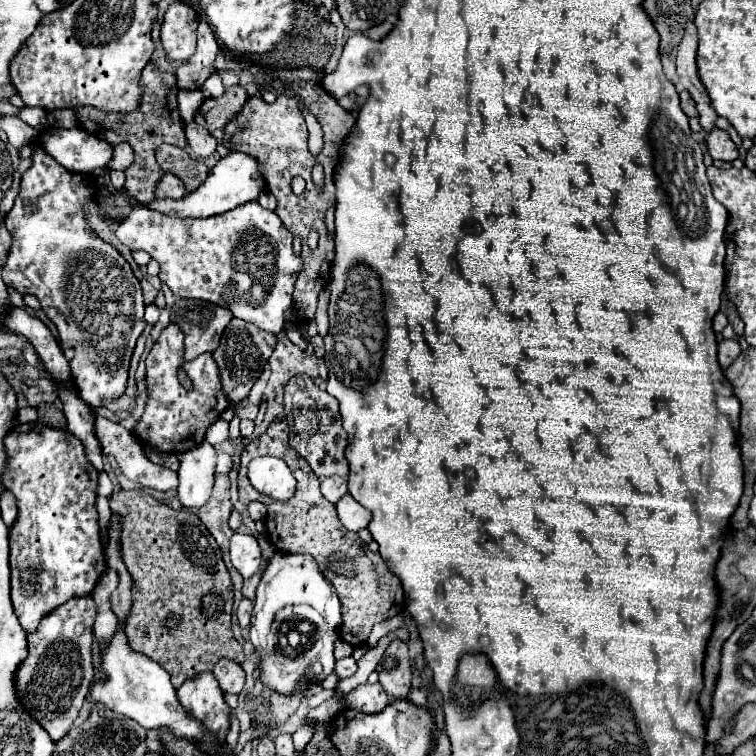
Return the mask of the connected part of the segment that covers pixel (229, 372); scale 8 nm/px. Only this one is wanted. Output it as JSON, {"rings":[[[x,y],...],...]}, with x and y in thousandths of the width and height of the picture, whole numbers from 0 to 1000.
{"rings":[[[308,421],[303,426],[303,434],[298,434],[298,439],[292,444],[290,460],[282,466],[287,481],[292,481],[292,505],[298,508],[298,516],[303,519],[303,529],[316,532],[329,524],[329,516],[335,513],[337,503],[345,497],[348,484],[364,460],[364,452],[366,452],[366,447],[361,442],[340,434],[337,429],[332,429],[327,423]]]}

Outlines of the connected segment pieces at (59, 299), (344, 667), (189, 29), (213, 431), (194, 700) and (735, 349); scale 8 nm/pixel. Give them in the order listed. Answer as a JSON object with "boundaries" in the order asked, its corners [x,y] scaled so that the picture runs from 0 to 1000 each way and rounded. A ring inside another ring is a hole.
{"boundaries":[[[[44,188],[41,209],[44,217],[28,233],[28,249],[20,270],[7,286],[7,296],[17,310],[17,328],[4,354],[4,370],[9,378],[17,378],[28,389],[44,389],[52,394],[60,415],[73,426],[78,437],[81,458],[99,460],[94,489],[104,524],[131,540],[136,526],[152,526],[165,516],[171,474],[184,442],[192,437],[192,399],[187,376],[163,336],[149,323],[139,320],[110,288],[115,270],[128,272],[126,262],[131,251],[126,246],[126,233],[94,228],[86,220],[75,217],[75,212],[70,212],[57,198],[54,188]]],[[[467,868],[446,873],[446,878],[443,878],[443,892],[446,892],[448,897],[459,897],[459,894],[467,894],[470,889],[472,889],[472,873],[470,873]]],[[[229,3],[216,24],[213,56],[224,79],[250,79],[261,61],[261,19],[242,3]]],[[[287,556],[287,561],[282,561],[282,566],[276,566],[276,571],[271,574],[271,585],[287,590],[287,587],[295,587],[300,579],[303,579],[303,558],[298,556]]],[[[266,889],[266,894],[247,899],[234,913],[234,926],[258,952],[287,974],[287,987],[298,987],[306,960],[306,937],[282,889]]],[[[972,447],[956,450],[951,455],[951,481],[954,481],[954,487],[962,489],[964,481],[978,471],[978,466],[980,466],[980,460],[978,460],[978,452]]]]}

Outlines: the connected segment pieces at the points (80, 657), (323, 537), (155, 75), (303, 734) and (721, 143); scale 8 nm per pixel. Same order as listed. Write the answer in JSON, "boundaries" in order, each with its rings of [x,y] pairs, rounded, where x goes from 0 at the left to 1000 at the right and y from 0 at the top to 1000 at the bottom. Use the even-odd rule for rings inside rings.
{"boundaries":[[[[104,788],[57,815],[52,831],[36,841],[38,865],[20,889],[20,918],[25,929],[70,979],[86,974],[97,960],[123,899],[126,807],[120,788]]],[[[377,556],[361,558],[351,574],[337,579],[321,595],[319,619],[316,619],[316,661],[321,667],[329,667],[332,661],[345,661],[348,667],[353,667],[353,672],[356,672],[353,685],[351,685],[353,712],[358,714],[358,720],[366,728],[385,730],[385,733],[411,733],[419,741],[427,762],[440,772],[440,778],[446,780],[446,788],[451,794],[451,812],[454,812],[451,844],[459,852],[464,852],[464,854],[483,852],[493,825],[515,817],[520,796],[522,796],[522,807],[528,804],[530,796],[525,791],[533,791],[533,778],[528,775],[528,767],[522,765],[522,767],[517,767],[517,772],[501,770],[496,746],[491,743],[491,738],[485,733],[485,720],[470,704],[462,704],[448,690],[443,669],[433,659],[427,659],[427,653],[422,651],[422,632],[409,619],[409,614],[398,603],[393,603],[393,598],[388,598],[388,593],[382,590],[382,566],[380,566]],[[351,601],[369,603],[385,619],[385,624],[393,635],[393,648],[385,661],[380,661],[380,664],[361,661],[358,656],[345,653],[332,643],[332,638],[327,632],[327,616],[335,606],[343,606]]],[[[197,82],[189,93],[189,101],[184,106],[187,114],[187,138],[176,146],[176,148],[136,148],[128,143],[102,143],[102,156],[104,156],[104,167],[110,172],[115,172],[118,177],[136,183],[136,185],[147,185],[147,190],[157,190],[157,188],[171,188],[176,201],[179,201],[179,212],[176,217],[165,225],[165,251],[171,251],[171,257],[176,257],[184,267],[202,267],[205,265],[205,249],[213,238],[213,233],[218,230],[208,212],[205,212],[205,198],[213,190],[226,190],[238,196],[247,193],[245,181],[245,169],[242,169],[242,159],[237,153],[234,146],[234,111],[231,111],[231,101],[224,95],[213,95],[202,82]]],[[[398,960],[388,972],[388,981],[393,995],[399,993],[409,979],[413,976],[415,968],[414,960]]],[[[946,169],[943,175],[938,175],[933,180],[933,188],[935,188],[935,196],[938,196],[938,204],[946,209],[946,212],[962,212],[962,214],[970,214],[972,209],[978,209],[978,198],[975,193],[970,190],[970,185],[964,183],[964,177],[954,169]]]]}

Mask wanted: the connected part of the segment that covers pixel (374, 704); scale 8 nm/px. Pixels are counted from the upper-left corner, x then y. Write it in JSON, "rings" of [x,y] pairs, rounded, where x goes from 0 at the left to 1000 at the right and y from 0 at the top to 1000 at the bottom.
{"rings":[[[480,905],[459,918],[459,937],[483,944],[499,944],[515,931],[515,921],[501,905]]]}

